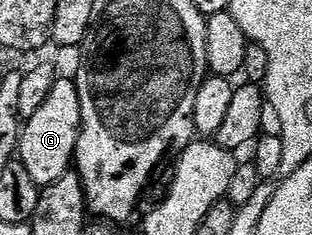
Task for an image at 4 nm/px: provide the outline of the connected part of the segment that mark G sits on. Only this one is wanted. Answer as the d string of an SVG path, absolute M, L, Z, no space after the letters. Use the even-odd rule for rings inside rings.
M56 77L49 96L45 96L45 104L41 104L41 108L37 108L37 112L26 119L17 147L18 161L22 162L25 172L33 176L40 188L52 186L62 174L72 169L80 124L81 100L77 96L74 81L70 77Z

